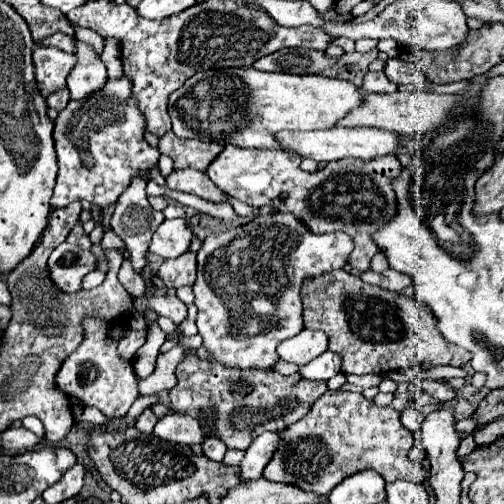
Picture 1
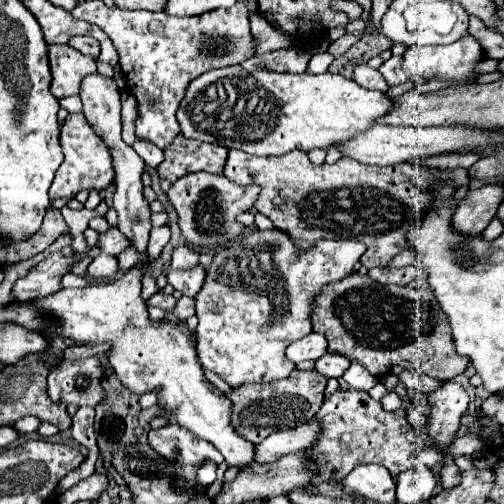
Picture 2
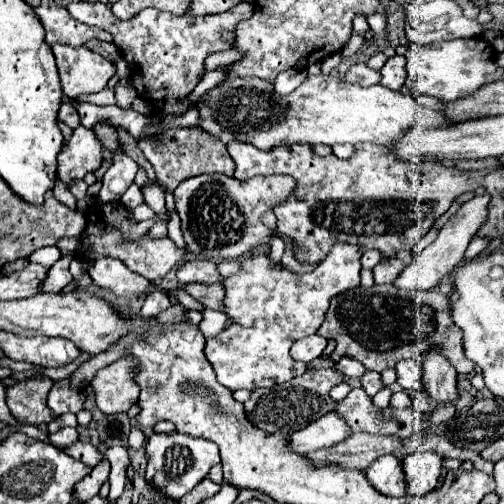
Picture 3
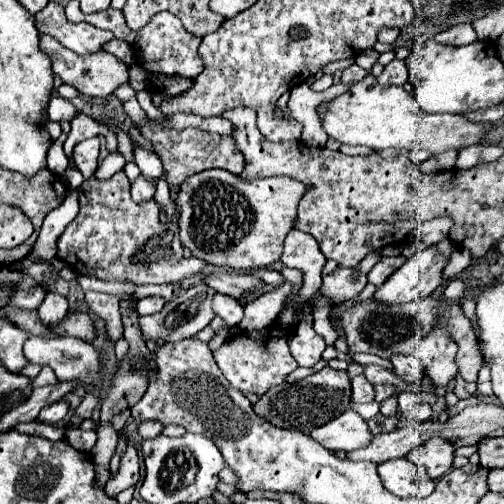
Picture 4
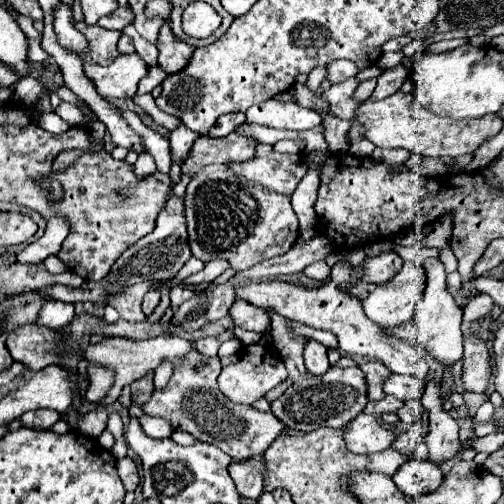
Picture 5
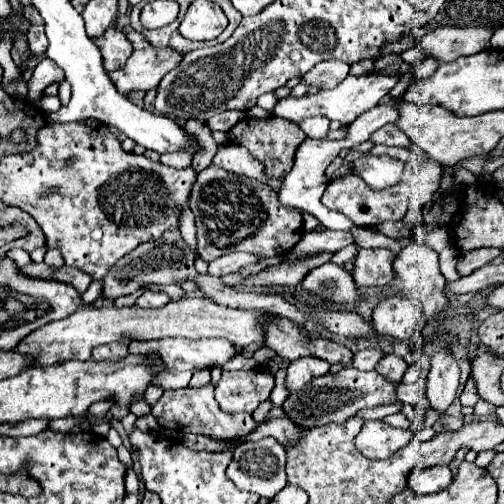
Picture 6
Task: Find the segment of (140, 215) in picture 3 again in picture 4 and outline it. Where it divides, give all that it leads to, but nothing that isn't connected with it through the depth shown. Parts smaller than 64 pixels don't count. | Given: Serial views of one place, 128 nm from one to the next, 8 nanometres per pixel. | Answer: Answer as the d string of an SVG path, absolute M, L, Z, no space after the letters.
M140 174L137 180L131 184L131 197L137 202L144 202L146 200L150 200L156 190L156 185L152 182L148 182L148 180Z

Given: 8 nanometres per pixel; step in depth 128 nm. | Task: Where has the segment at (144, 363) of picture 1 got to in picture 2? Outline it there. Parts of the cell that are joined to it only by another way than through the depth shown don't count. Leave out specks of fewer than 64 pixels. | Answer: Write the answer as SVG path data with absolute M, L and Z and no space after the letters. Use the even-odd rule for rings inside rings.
M153 227L150 232L150 238L147 246L149 254L149 262L152 263L161 254L164 247L171 238L171 230L169 227ZM148 270L142 278L142 290L141 296L144 302L147 304L148 298L150 298L153 294L159 291L159 288L156 284L155 279L152 277L150 270Z

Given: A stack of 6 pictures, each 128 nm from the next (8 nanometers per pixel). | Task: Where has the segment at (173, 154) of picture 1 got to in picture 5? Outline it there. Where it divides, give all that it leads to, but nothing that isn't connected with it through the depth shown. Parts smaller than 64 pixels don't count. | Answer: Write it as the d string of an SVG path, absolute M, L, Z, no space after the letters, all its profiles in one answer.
M230 132L228 136L222 138L212 138L212 136L202 136L194 142L190 156L182 162L182 172L186 174L196 174L202 166L206 164L216 164L216 162L244 162L256 156L256 146L258 142L254 138L242 136L238 132Z

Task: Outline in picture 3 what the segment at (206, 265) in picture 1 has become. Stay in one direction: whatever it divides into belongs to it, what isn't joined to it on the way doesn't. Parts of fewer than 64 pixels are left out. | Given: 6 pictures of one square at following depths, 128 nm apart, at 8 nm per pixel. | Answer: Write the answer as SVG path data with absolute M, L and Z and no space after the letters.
M338 244L330 250L330 254L320 262L320 266L314 272L308 274L294 274L282 266L276 266L268 254L254 254L240 260L240 274L226 278L224 290L226 290L226 314L232 318L232 324L220 332L216 338L206 340L206 358L210 360L218 382L224 384L230 390L256 390L256 388L272 388L282 382L288 382L296 376L302 376L302 372L308 368L304 362L296 362L290 356L290 346L302 338L316 334L324 314L328 310L328 304L334 296L348 292L352 288L360 286L360 248L352 248L350 244Z

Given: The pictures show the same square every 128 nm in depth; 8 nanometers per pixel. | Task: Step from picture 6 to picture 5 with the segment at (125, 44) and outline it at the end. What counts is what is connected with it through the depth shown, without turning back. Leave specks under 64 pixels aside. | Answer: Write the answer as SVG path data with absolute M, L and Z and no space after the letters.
M76 22L76 28L86 36L88 44L92 46L92 52L88 54L88 60L100 66L108 66L116 60L118 52L118 38L120 32L116 30L106 30L102 26L88 26L84 22Z

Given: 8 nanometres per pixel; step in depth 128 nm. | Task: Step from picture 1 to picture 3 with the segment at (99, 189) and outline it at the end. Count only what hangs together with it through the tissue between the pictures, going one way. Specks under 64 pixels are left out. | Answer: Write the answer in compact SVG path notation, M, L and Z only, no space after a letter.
M78 126L58 156L58 178L70 184L74 178L84 178L86 172L94 172L100 162L102 148L94 132Z

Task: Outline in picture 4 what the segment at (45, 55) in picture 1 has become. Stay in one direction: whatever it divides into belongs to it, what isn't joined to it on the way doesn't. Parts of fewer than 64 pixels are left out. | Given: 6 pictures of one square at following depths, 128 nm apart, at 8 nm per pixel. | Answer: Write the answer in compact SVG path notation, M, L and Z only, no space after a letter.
M40 34L40 50L52 60L52 70L62 78L62 82L74 86L78 92L82 92L86 96L106 98L106 96L112 96L116 88L130 82L128 66L108 52L98 52L92 56L76 56L72 50L64 48L58 40L54 40L52 36L46 36L46 34Z

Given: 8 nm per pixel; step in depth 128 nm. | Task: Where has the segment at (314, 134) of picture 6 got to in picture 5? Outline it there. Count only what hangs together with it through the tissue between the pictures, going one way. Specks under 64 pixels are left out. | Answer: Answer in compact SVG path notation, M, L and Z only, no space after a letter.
M266 100L258 106L252 106L246 112L248 122L254 124L266 124L272 128L284 128L284 130L310 130L322 124L322 118L302 108L296 102L278 102L278 100Z

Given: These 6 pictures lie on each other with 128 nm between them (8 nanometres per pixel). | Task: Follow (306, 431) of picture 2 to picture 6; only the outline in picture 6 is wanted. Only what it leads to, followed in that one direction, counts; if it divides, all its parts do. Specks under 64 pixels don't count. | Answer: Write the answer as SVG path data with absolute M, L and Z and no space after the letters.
M382 420L364 422L360 434L356 436L356 448L370 460L392 458L400 448L404 448L414 438L412 430L392 428Z

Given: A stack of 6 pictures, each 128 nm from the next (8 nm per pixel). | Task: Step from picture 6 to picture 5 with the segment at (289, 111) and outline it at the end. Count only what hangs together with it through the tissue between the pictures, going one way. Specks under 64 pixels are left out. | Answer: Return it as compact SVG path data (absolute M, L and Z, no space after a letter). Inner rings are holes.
M398 64L398 66L394 66L394 68L386 70L386 72L378 78L376 90L372 92L372 96L370 96L368 100L374 102L374 100L382 100L382 98L392 96L394 92L400 90L400 86L404 84L404 80L406 80L406 70L404 70L402 64ZM348 78L336 86L330 86L324 90L324 100L330 106L330 114L340 120L352 120L356 116L356 108L362 104L354 98L354 92L358 88L358 78Z

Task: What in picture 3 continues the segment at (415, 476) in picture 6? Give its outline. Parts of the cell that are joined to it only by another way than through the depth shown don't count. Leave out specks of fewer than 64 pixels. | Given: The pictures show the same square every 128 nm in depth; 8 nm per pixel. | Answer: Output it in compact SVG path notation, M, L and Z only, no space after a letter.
M380 456L368 470L364 470L370 484L378 488L378 492L386 496L406 496L408 494L408 482L404 480L404 468L402 462L392 456Z

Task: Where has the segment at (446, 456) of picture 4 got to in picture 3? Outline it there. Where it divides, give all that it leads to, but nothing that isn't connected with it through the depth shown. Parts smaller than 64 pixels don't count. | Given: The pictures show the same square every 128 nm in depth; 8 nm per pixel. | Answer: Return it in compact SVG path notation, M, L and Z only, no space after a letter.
M416 452L402 460L406 478L408 478L408 492L412 496L424 496L432 488L436 488L440 472L442 472L442 460L436 462L434 452Z

